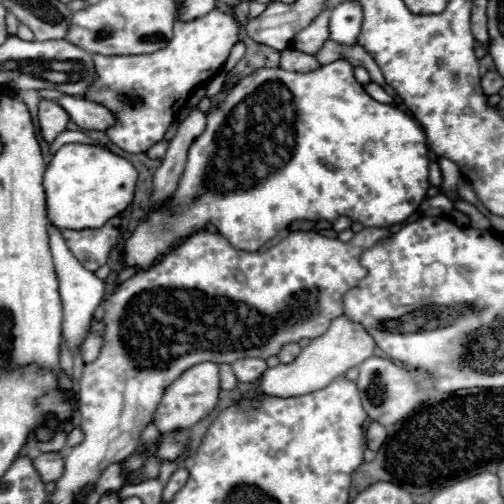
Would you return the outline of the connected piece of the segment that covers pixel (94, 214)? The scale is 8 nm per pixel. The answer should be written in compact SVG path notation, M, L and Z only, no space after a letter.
M68 143L58 149L44 173L48 219L58 229L100 227L132 203L136 179L134 165L106 147Z

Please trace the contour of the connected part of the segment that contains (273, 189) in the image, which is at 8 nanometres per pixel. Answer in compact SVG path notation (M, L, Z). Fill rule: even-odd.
M346 59L332 61L328 65L322 65L314 71L306 71L306 73L286 71L282 67L274 67L274 69L262 67L254 73L250 73L248 77L244 77L242 81L238 81L232 87L232 91L226 95L226 99L218 107L210 109L206 131L200 137L196 137L194 143L190 145L186 169L182 173L176 193L160 211L154 211L144 221L140 221L140 225L136 227L132 237L124 243L126 265L140 265L144 269L152 267L160 253L168 253L172 249L176 239L204 229L206 223L212 223L236 249L242 249L242 251L258 251L266 241L276 237L278 231L286 229L292 221L300 221L300 219L334 221L340 215L346 215L352 221L360 221L364 227L392 227L396 223L406 221L418 209L422 199L426 197L426 189L430 185L428 183L428 163L430 163L430 159L428 159L428 147L426 147L426 137L424 137L422 127L410 115L400 111L398 107L378 103L376 99L372 99L364 91L364 87L354 79L354 67Z

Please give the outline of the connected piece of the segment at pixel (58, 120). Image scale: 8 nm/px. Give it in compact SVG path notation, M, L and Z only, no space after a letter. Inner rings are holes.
M42 99L38 105L38 121L40 121L40 133L46 143L52 143L58 133L62 133L70 121L68 113L56 103Z

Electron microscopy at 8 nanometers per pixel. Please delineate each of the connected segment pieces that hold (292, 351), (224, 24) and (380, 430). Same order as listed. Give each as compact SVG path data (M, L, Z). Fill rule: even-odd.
M288 343L288 345L284 345L284 349L280 349L278 359L280 359L280 363L290 363L290 361L296 359L298 353L300 353L300 345L298 343Z
M212 9L196 21L176 21L172 41L156 53L122 57L94 55L96 81L88 87L84 97L104 105L116 117L116 123L106 129L110 141L126 153L144 153L154 143L162 141L166 129L188 103L192 91L220 73L230 49L238 41L238 31L240 27L230 13Z
M372 423L372 425L368 427L366 441L368 441L368 447L370 447L372 451L380 449L380 445L384 443L384 437L386 437L386 429L384 429L382 425L376 425L376 423Z

